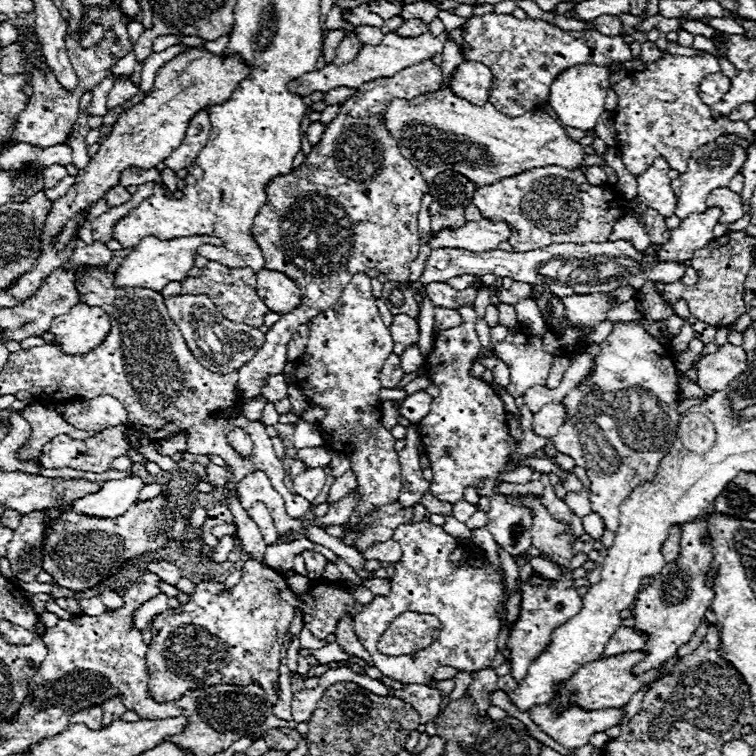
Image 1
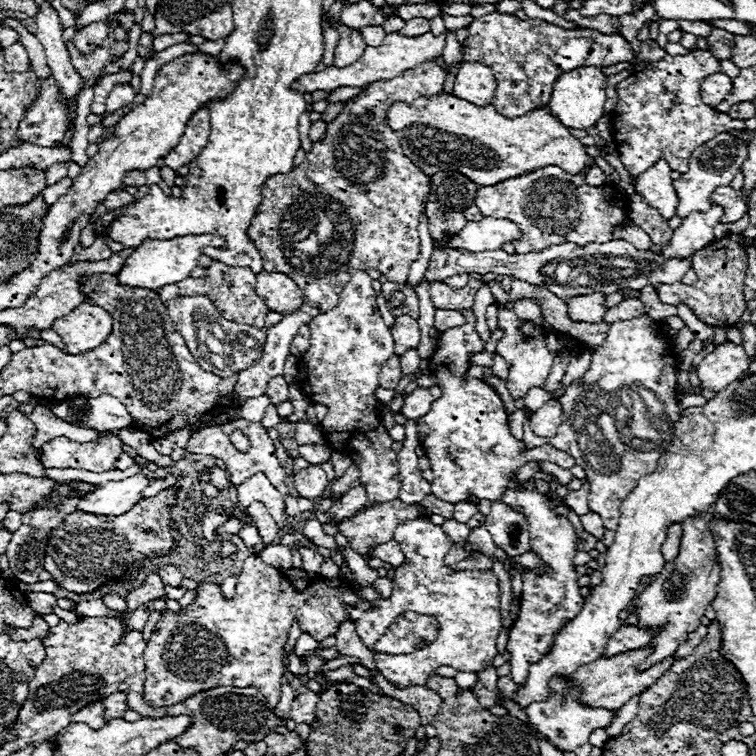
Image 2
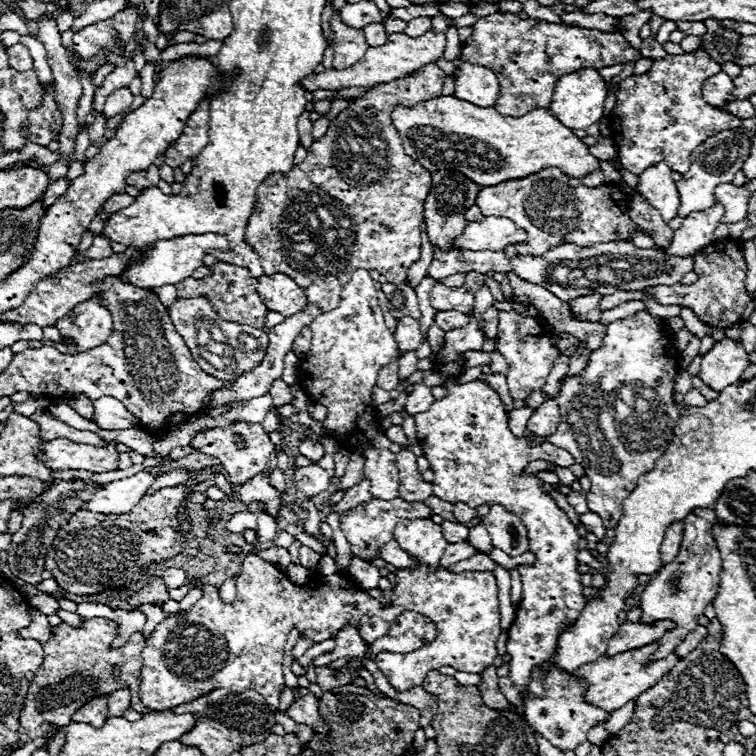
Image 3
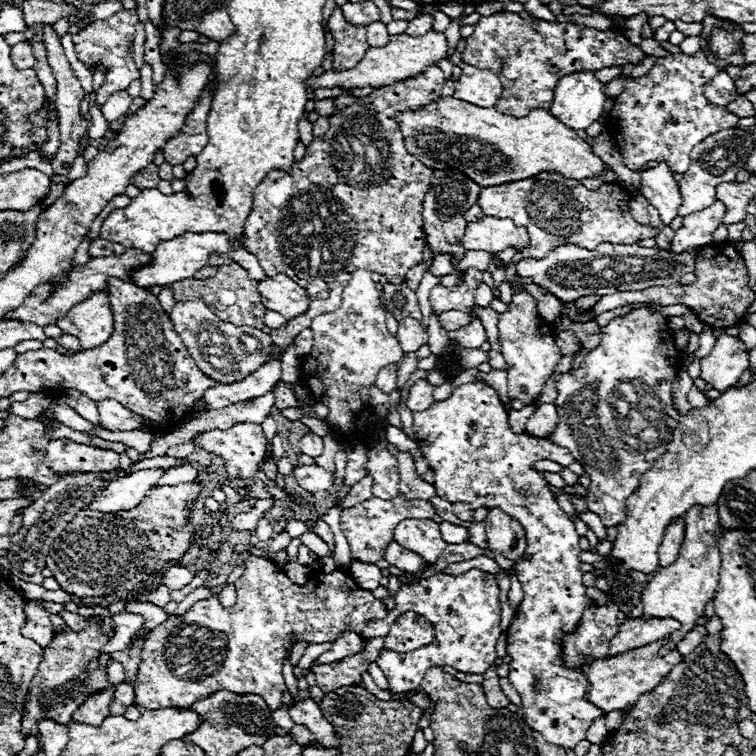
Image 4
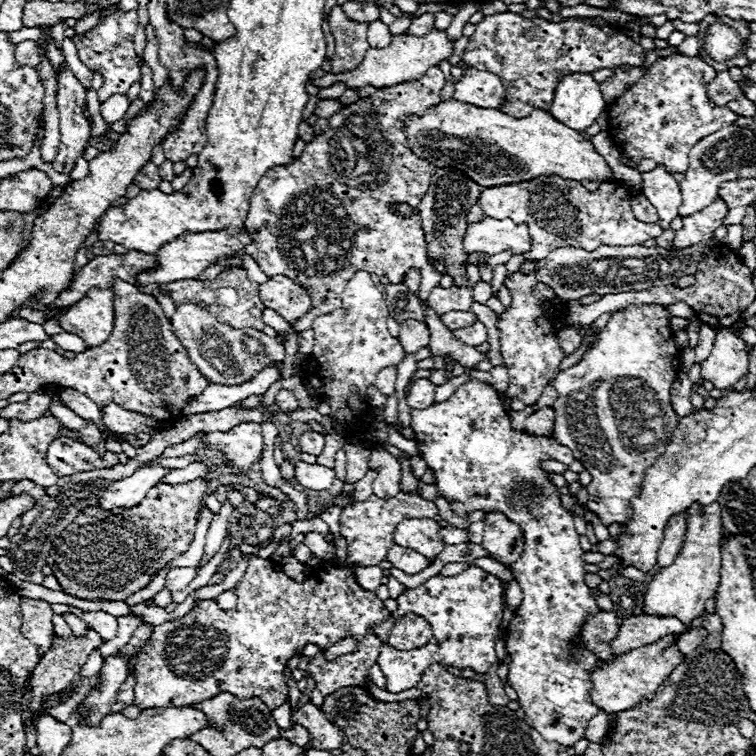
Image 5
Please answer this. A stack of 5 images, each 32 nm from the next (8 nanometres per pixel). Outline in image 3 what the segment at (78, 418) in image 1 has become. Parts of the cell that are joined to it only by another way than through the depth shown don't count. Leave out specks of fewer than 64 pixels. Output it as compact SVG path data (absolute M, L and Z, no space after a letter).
M102 396L92 400L94 406L94 422L102 430L126 430L138 428L138 420L112 396Z

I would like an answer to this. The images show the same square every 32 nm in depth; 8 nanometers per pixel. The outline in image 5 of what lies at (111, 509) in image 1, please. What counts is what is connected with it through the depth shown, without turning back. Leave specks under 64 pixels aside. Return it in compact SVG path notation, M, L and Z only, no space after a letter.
M150 466L150 468L140 468L136 470L132 476L128 478L122 478L122 480L116 480L112 482L106 490L104 490L104 496L98 500L98 504L94 506L100 506L102 510L116 510L116 508L132 508L136 504L140 504L140 500L146 496L146 492L156 486L160 482L162 476L168 474L170 468L162 468L162 466Z

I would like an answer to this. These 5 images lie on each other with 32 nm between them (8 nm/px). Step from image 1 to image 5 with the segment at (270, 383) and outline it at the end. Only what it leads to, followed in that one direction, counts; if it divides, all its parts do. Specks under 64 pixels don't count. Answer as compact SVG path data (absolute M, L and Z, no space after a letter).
M282 388L282 390L276 394L276 404L278 404L278 408L280 408L282 412L284 412L284 410L296 410L296 408L300 408L296 396L294 396L290 390L286 390L286 388Z

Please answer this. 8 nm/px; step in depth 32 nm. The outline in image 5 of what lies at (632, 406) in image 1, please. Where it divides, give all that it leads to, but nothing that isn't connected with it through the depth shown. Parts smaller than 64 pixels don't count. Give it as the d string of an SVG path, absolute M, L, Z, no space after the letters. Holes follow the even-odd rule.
M642 304L624 308L600 330L596 346L586 352L584 360L560 372L554 380L558 398L554 402L556 424L552 438L568 446L572 456L584 464L584 470L592 474L592 484L586 486L588 510L598 514L604 526L628 520L632 516L630 498L640 492L644 472L660 454L664 454L664 446L672 440L672 432L678 426L678 416L670 402L670 388L680 370L680 350L674 342L674 332L670 330L668 322L670 314L664 310L664 306ZM630 382L632 390L624 390L622 384Z

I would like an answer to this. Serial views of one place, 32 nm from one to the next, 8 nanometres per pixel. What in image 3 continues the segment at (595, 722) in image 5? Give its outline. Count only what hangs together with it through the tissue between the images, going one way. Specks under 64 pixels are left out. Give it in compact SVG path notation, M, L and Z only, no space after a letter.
M598 726L594 728L590 734L588 734L588 742L594 744L594 746L604 746L604 742L608 740L608 732L604 726Z

